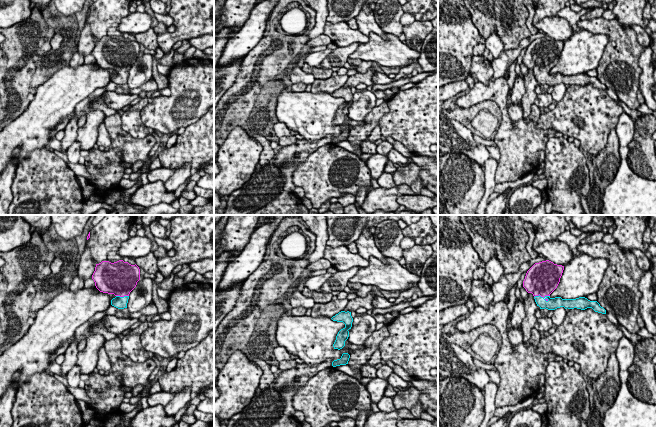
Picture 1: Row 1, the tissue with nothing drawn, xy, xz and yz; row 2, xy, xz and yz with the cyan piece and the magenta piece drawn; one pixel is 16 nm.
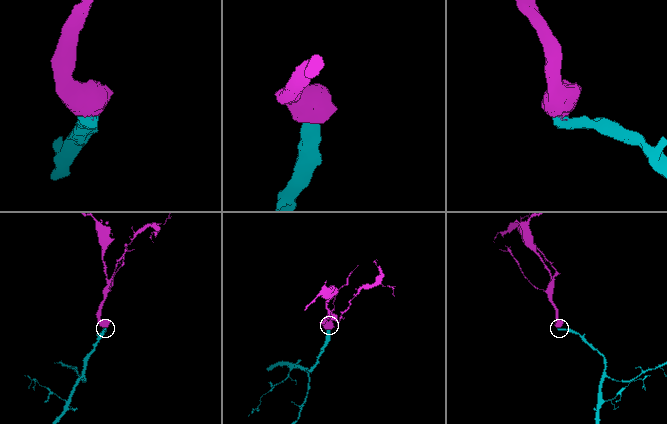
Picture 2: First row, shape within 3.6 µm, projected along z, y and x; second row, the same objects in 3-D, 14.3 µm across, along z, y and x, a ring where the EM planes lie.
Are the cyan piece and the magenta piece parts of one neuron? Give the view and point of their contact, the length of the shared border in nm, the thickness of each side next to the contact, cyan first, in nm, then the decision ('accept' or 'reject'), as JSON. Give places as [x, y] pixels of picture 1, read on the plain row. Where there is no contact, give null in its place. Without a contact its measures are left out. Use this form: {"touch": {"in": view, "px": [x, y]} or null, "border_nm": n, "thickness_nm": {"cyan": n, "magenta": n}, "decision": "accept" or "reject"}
{"touch": {"in": "yz", "px": [541, 73]}, "border_nm": 260, "thickness_nm": {"cyan": 190, "magenta": 440}, "decision": "accept"}

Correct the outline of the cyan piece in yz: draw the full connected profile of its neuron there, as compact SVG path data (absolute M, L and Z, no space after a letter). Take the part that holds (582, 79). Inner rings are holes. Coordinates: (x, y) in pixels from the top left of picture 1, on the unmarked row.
M546 36L535 39L526 49L523 63L532 69L540 85L555 86L560 83L565 85L592 84L595 88L606 90L606 86L597 77L590 77L585 73L576 75L551 74L550 70L557 64L562 52L564 42Z

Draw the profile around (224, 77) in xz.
M222 28L214 35L214 108L224 93L235 82L243 61L243 58L240 58L234 60L229 66L218 66L225 45L231 38L232 33L232 29Z

